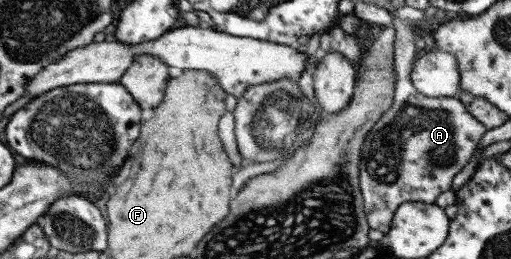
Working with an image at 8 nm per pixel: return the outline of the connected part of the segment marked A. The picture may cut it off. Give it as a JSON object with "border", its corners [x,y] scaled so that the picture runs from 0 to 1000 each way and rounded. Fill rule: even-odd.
{"border":[[[773,66],[765,100],[773,108],[771,154],[771,270],[777,317],[771,340],[769,402],[734,467],[730,494],[712,541],[705,653],[705,730],[708,741],[712,815],[720,869],[753,907],[761,896],[763,865],[777,799],[791,780],[832,780],[847,788],[853,764],[885,726],[890,676],[922,618],[935,571],[953,490],[914,432],[914,413],[894,378],[867,375],[865,382],[832,371],[806,320],[802,278],[824,181],[800,100],[804,81]]]}

